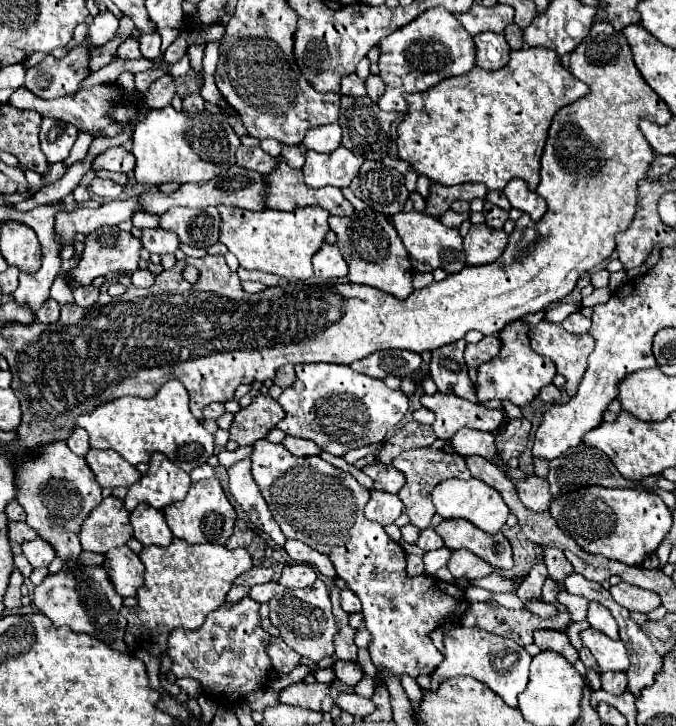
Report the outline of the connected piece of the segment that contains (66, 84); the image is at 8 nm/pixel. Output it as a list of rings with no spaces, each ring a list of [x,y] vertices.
[[[78,46],[62,58],[48,56],[38,66],[26,70],[24,86],[40,98],[60,98],[80,90],[82,82],[90,76],[90,50]]]

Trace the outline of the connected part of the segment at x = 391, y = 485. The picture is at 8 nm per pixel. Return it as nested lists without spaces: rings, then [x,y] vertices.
[[[376,462],[372,466],[362,468],[362,472],[374,480],[374,490],[398,494],[400,488],[404,486],[404,476],[394,466],[384,466],[384,464]]]

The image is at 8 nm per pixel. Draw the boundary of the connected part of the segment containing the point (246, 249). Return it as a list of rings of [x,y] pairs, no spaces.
[[[218,206],[222,216],[220,226],[220,242],[238,258],[240,266],[246,270],[270,272],[282,278],[308,280],[314,276],[312,272],[312,256],[324,244],[324,236],[328,232],[328,212],[310,206],[292,212],[282,210],[262,210],[262,212],[246,212],[238,208]]]

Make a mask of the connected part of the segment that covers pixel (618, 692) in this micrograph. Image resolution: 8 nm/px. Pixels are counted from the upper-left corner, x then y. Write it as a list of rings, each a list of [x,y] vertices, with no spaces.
[[[602,672],[602,690],[614,696],[622,696],[626,692],[626,674]]]

